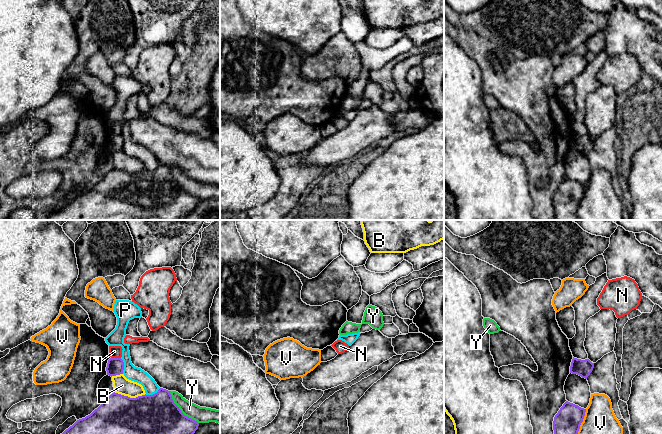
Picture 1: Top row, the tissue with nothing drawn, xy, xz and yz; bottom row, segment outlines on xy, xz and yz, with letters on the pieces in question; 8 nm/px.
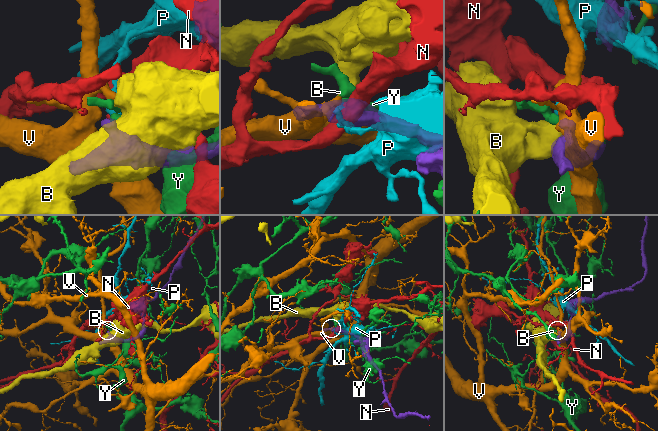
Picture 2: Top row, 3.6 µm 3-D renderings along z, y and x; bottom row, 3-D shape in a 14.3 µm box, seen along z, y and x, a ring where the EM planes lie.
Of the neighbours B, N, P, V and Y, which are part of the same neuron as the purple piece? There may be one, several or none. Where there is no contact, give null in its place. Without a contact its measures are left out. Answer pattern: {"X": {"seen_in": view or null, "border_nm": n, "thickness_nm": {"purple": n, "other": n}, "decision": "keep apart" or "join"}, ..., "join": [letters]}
{"B": {"seen_in": "xy", "border_nm": 260, "thickness_nm": {"purple": 480, "other": 140}, "decision": "keep apart"}, "N": {"seen_in": "xy", "border_nm": 80, "thickness_nm": {"purple": 140, "other": 100}, "decision": "keep apart"}, "P": {"seen_in": "xy", "border_nm": 130, "thickness_nm": {"purple": 140, "other": 130}, "decision": "keep apart"}, "V": {"seen_in": "yz", "border_nm": 280, "thickness_nm": {"purple": 220, "other": 360}, "decision": "keep apart"}, "Y": {"seen_in": "xy", "border_nm": 360, "thickness_nm": {"purple": 380, "other": 130}, "decision": "keep apart"}, "join": []}

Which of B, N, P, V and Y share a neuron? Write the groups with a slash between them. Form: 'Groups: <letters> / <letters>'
Groups: B / N / P / V / Y

